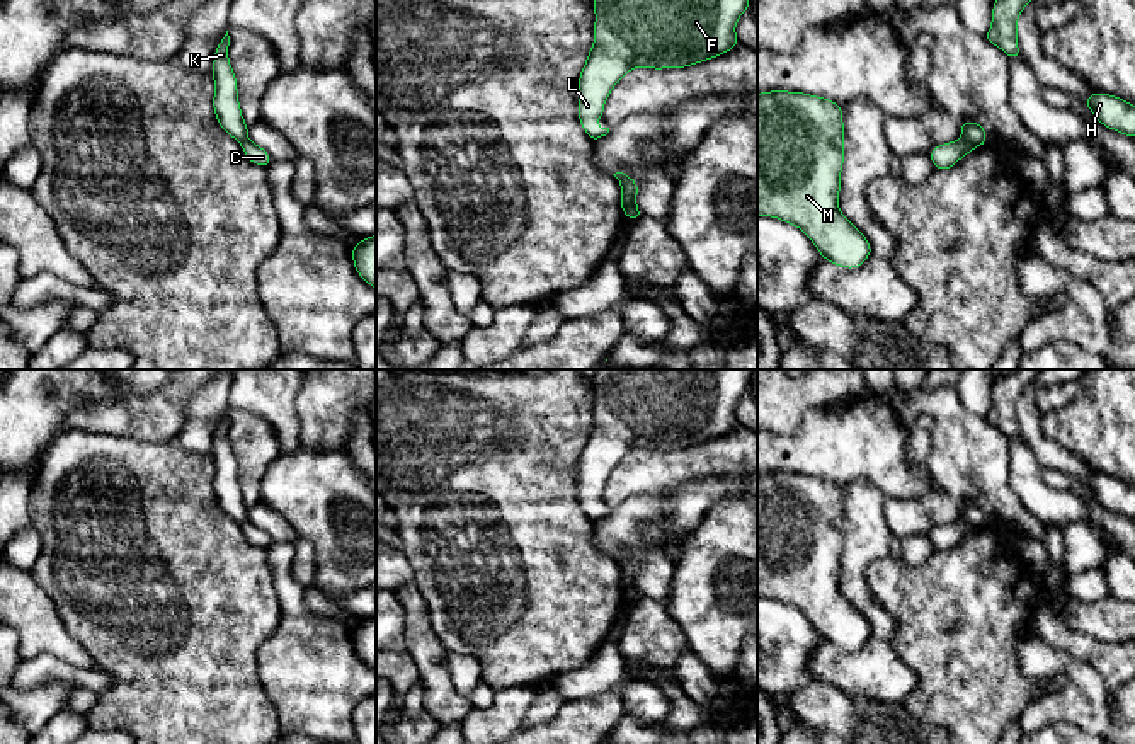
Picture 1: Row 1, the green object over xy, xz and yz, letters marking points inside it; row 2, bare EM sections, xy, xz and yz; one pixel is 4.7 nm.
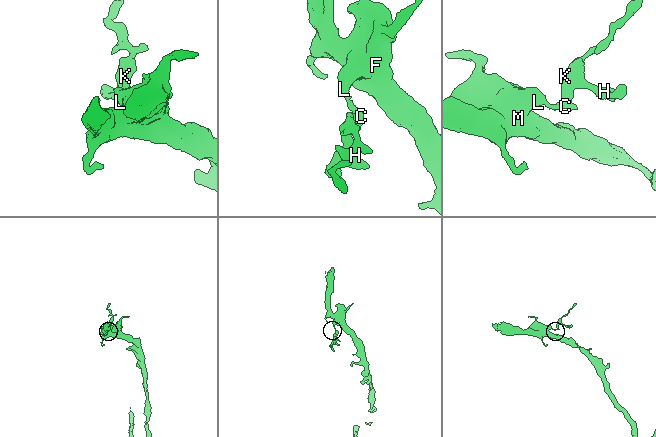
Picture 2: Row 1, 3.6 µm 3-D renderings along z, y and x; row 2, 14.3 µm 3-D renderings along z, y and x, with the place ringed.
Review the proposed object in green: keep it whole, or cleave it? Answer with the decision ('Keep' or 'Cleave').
Cleave

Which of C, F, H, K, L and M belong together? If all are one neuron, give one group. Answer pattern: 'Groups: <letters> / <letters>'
Groups: C F L M / H K

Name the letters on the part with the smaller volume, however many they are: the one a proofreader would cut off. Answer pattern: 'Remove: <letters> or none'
Remove: H, K

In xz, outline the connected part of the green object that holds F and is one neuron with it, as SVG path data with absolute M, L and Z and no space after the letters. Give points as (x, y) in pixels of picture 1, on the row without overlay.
M597 369L594 375L594 426L579 456L579 502L592 523L604 519L609 509L597 509L604 485L614 466L631 449L686 449L713 441L740 426L735 405L749 390L749 369Z

